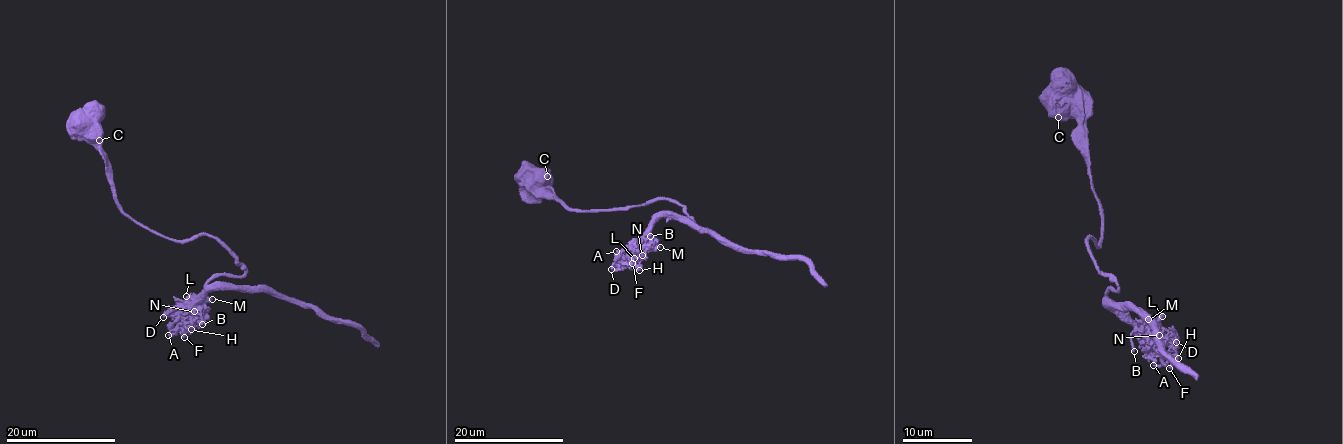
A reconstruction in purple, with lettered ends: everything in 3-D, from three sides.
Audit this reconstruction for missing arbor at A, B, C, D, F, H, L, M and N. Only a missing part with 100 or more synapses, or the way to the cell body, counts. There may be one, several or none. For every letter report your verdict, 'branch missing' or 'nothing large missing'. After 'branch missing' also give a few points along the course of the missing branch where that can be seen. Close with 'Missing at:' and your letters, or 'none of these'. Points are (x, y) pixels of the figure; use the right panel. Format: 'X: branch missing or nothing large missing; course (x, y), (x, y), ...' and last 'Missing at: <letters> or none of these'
A: nothing large missing
B: nothing large missing
C: nothing large missing
D: nothing large missing
F: nothing large missing
H: nothing large missing
L: nothing large missing
M: nothing large missing
N: nothing large missing
Missing at: none of these

